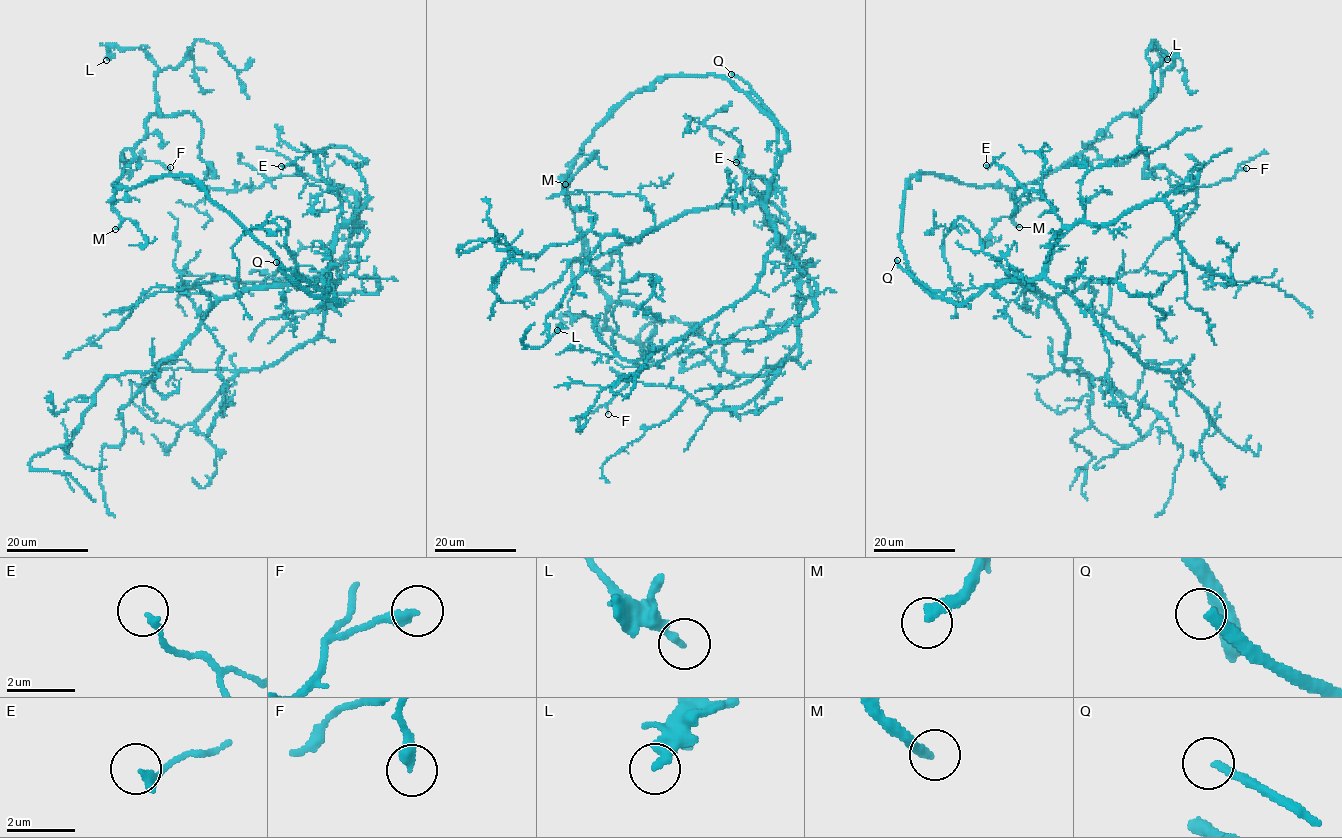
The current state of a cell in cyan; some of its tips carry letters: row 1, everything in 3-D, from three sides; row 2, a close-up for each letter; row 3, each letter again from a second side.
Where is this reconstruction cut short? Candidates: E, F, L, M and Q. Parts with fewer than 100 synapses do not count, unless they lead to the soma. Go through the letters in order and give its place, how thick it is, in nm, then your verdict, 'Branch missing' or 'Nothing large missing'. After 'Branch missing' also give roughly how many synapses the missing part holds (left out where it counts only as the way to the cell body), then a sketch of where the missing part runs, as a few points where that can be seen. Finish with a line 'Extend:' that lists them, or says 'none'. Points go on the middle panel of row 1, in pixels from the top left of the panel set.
E: Place: (736, 162). Thickness 260 nm. Nothing large missing
F: Place: (608, 414). Thickness 320 nm. Nothing large missing
L: Place: (557, 330). Thickness 240 nm. Nothing large missing
M: Place: (565, 184). Thickness 300 nm. Branch missing. Roughly 200 synapses. Course of what is missing: (565, 184), (554, 198), (521, 211), (526, 232), (564, 230), (566, 224), (555, 219), (533, 224), (514, 257)
Q: Place: (731, 74). Thickness 280 nm. Branch missing. Course of what is missing: (731, 74), (696, 64), (661, 69), (644, 67)
Extend: M, Q

